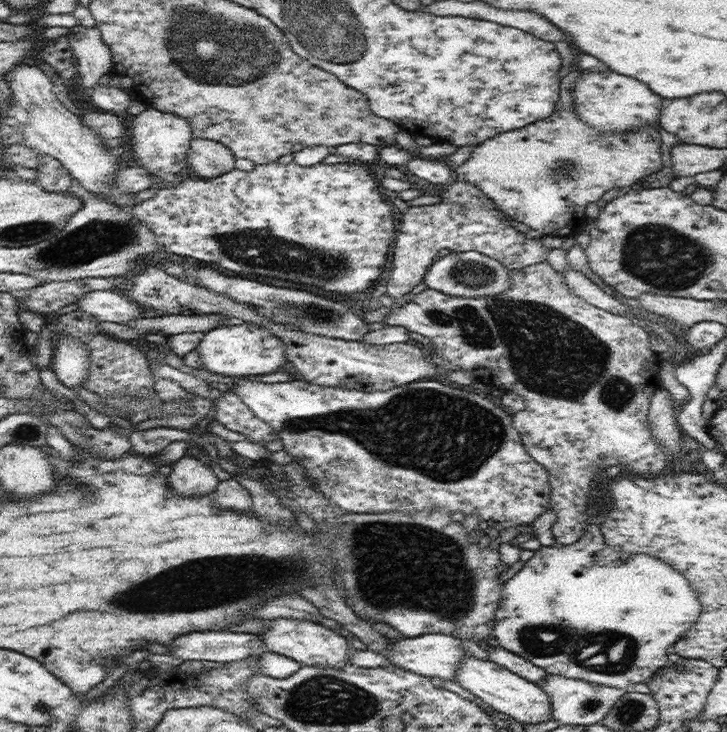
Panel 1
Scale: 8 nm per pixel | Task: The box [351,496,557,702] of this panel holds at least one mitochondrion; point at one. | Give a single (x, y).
(440, 541)

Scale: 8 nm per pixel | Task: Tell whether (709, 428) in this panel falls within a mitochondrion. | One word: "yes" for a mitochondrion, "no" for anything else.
no

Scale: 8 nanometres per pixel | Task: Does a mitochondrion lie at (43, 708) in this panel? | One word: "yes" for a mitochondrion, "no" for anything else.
yes

